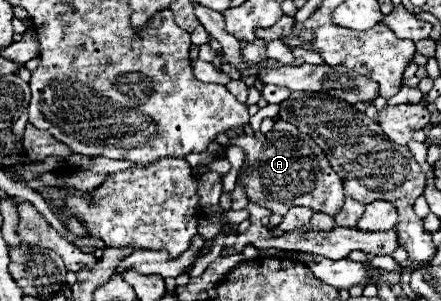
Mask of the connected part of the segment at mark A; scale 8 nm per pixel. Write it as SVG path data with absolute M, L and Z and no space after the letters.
M279 118L273 128L261 136L247 136L243 130L229 132L229 144L249 150L249 168L243 174L243 188L251 202L281 216L287 214L291 206L305 206L329 216L335 216L343 208L343 180L335 174L325 152L313 142L313 138L299 132L289 122Z

